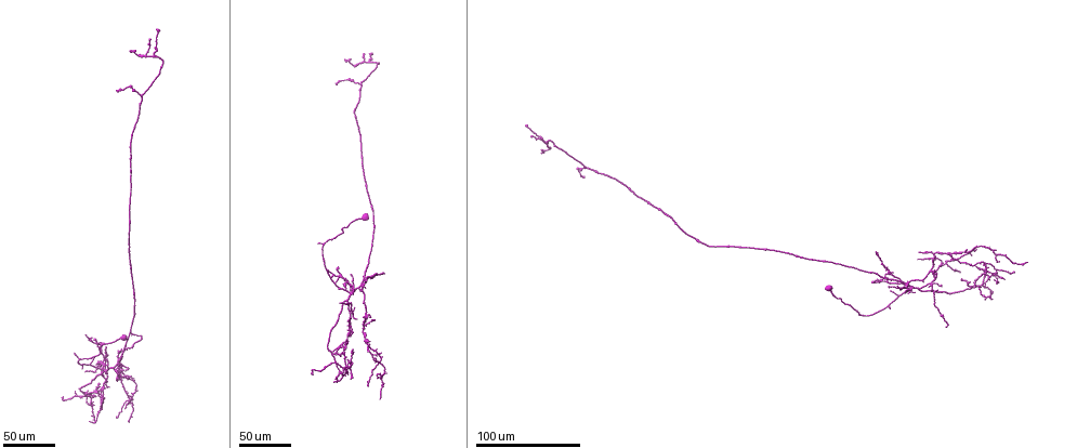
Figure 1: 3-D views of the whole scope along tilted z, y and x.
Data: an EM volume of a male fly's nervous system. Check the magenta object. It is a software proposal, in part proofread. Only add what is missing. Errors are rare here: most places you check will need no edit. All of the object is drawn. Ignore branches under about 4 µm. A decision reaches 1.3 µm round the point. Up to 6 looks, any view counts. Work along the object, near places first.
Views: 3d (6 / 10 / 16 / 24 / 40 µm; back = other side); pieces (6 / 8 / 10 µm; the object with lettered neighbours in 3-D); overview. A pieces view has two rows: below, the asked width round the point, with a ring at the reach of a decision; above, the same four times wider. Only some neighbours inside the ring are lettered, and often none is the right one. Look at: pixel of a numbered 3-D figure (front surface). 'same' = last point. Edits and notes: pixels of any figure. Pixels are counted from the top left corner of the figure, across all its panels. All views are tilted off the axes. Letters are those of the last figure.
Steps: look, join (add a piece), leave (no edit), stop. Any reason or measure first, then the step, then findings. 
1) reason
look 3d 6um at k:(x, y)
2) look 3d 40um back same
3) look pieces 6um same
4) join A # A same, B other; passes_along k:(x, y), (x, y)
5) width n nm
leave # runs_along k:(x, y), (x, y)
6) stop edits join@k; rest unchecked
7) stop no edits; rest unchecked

look 3d 40um at 1:(890, 286)

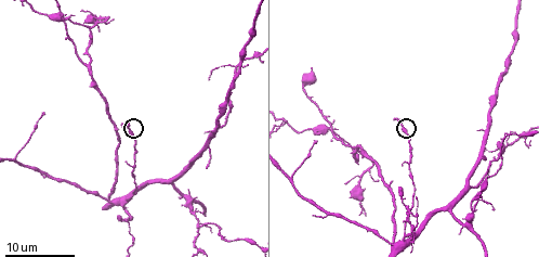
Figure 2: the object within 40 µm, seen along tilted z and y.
look 3d 6um at 2:(121, 124)

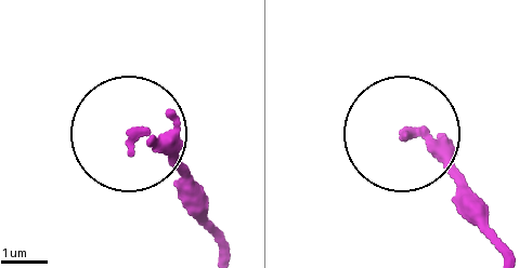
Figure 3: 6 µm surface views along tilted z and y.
see the neighbours
look pieces 8um at 3:(405, 132)

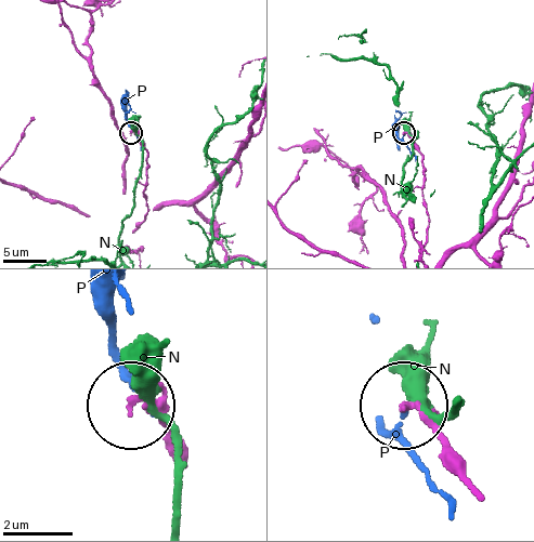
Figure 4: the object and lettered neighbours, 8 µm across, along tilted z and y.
width 180 nm
leave # N other, P other; no lettered piece goes on from it

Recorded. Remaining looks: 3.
thin end
look 3d 24um at 1:(84, 372)

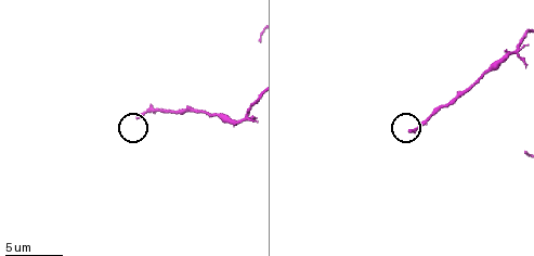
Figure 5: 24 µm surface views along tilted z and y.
look pieces 10um at 5:(412, 129)

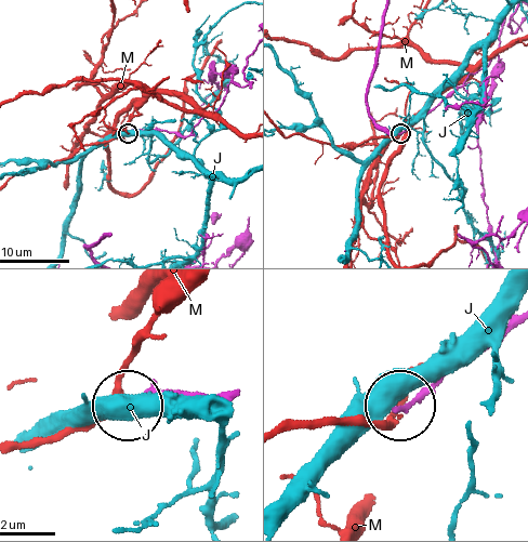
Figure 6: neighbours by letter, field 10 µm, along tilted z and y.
leave # J other, M other; no lettered piece goes on from it

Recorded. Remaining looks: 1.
stop no edits; rest unchecked

